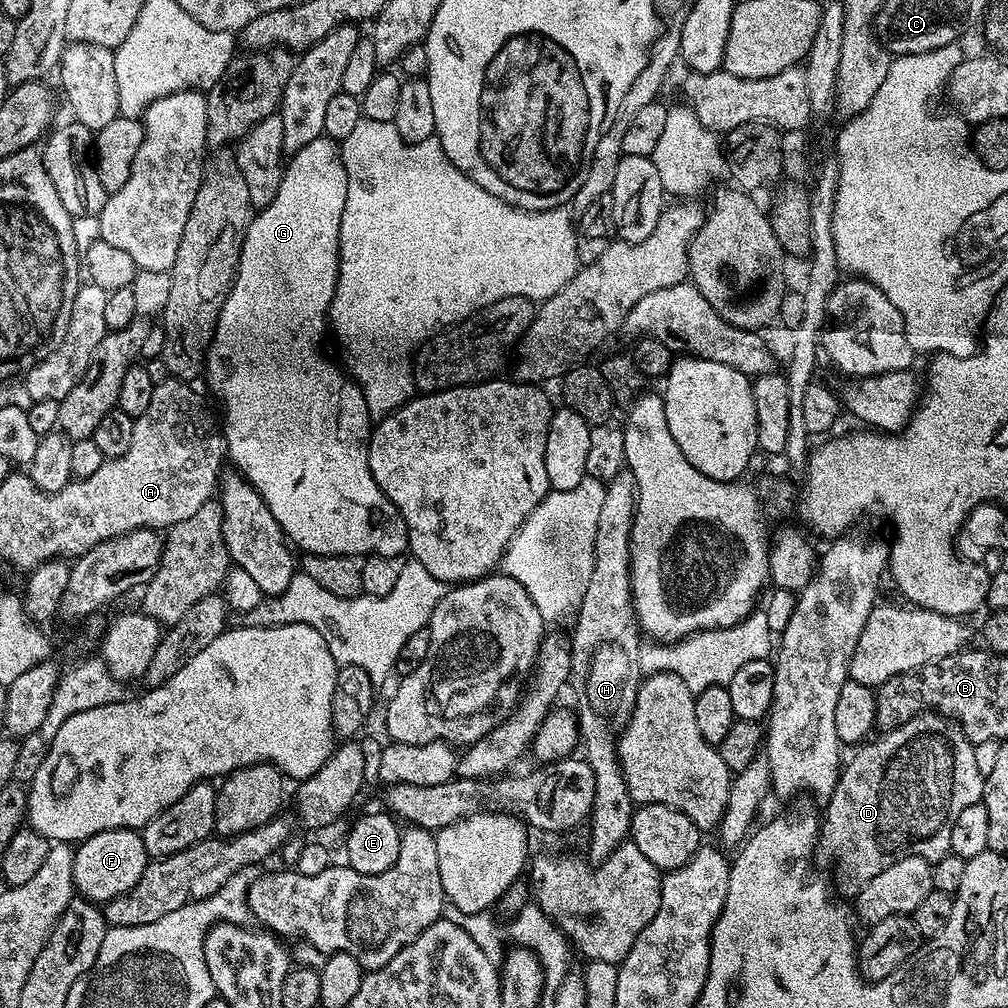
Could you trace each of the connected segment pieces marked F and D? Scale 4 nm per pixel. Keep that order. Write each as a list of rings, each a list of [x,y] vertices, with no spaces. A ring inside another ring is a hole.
[[[115,828],[79,841],[76,849],[76,892],[83,899],[107,902],[129,892],[142,878],[150,857],[144,837],[130,828]]]
[[[939,711],[923,712],[920,716],[910,718],[905,724],[900,724],[897,728],[889,728],[883,734],[880,734],[880,737],[878,736],[871,742],[857,747],[855,749],[856,757],[849,764],[847,761],[843,765],[838,782],[834,786],[834,794],[826,801],[825,808],[828,809],[825,810],[824,816],[822,812],[822,825],[818,837],[819,855],[822,854],[833,860],[840,867],[841,874],[846,879],[853,880],[856,886],[863,886],[867,880],[873,880],[878,874],[882,874],[882,870],[886,870],[886,866],[894,866],[894,862],[898,862],[907,856],[917,856],[923,860],[935,862],[943,856],[949,855],[952,851],[950,830],[954,830],[954,822],[958,819],[958,814],[962,814],[962,810],[966,810],[966,806],[981,803],[984,798],[984,782],[986,778],[978,770],[978,762],[974,759],[976,745],[971,744],[966,738],[964,729],[956,721],[940,715]]]

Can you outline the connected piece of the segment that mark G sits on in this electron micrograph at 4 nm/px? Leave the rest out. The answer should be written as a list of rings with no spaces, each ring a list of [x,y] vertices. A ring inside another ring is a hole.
[[[319,136],[314,138],[314,142],[310,142],[310,146],[302,146],[302,150],[291,153],[290,159],[287,161],[284,169],[284,177],[278,186],[278,194],[274,194],[274,198],[264,208],[259,209],[249,219],[248,226],[244,230],[244,241],[240,244],[240,261],[236,267],[236,277],[232,283],[230,294],[226,298],[226,302],[220,311],[220,317],[216,323],[216,331],[212,333],[212,345],[208,348],[206,357],[206,377],[212,383],[212,388],[218,395],[224,399],[224,420],[222,416],[222,431],[224,433],[224,442],[226,445],[226,456],[229,461],[232,460],[235,467],[238,469],[241,476],[248,480],[254,486],[254,490],[258,494],[262,494],[262,498],[266,502],[266,506],[270,506],[270,514],[274,514],[274,518],[278,518],[278,526],[282,526],[285,536],[297,549],[301,548],[301,553],[309,556],[355,556],[363,558],[365,556],[390,556],[400,558],[400,555],[405,555],[408,552],[408,531],[406,530],[406,522],[402,518],[402,514],[394,506],[394,502],[390,502],[390,498],[386,498],[386,494],[382,494],[382,490],[378,486],[378,482],[374,482],[374,474],[370,474],[370,462],[368,461],[368,438],[372,434],[374,427],[374,418],[368,412],[366,406],[366,398],[362,394],[362,390],[357,386],[355,380],[339,363],[336,364],[328,357],[328,352],[324,349],[324,339],[329,339],[330,336],[330,313],[332,303],[336,297],[336,287],[338,286],[338,274],[340,273],[340,227],[342,226],[342,210],[346,206],[346,194],[348,193],[348,175],[344,169],[344,163],[340,157],[340,144],[332,140],[328,136]]]

